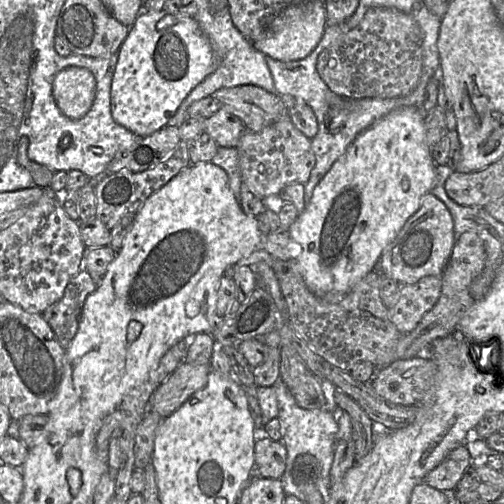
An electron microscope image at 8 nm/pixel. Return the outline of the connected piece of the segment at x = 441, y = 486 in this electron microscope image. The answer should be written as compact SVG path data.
M460 445L425 476L423 483L443 492L455 492L456 485L471 466L472 458L467 446Z

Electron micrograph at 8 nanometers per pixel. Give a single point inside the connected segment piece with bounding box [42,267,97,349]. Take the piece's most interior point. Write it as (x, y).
(63, 316)

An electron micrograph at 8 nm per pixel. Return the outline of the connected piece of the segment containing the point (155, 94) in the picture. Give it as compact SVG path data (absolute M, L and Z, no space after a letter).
M166 11L143 12L118 50L111 86L114 121L146 137L167 126L188 94L218 65L217 55L195 18Z

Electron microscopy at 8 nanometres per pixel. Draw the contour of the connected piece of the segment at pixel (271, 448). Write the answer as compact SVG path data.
M269 437L255 442L255 468L265 478L280 479L286 469L287 450L281 441Z

